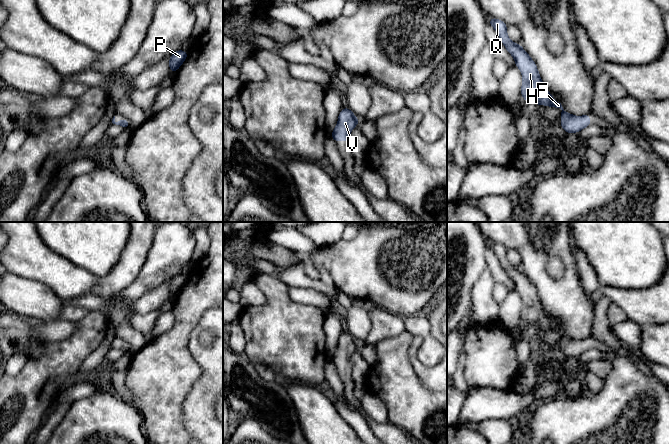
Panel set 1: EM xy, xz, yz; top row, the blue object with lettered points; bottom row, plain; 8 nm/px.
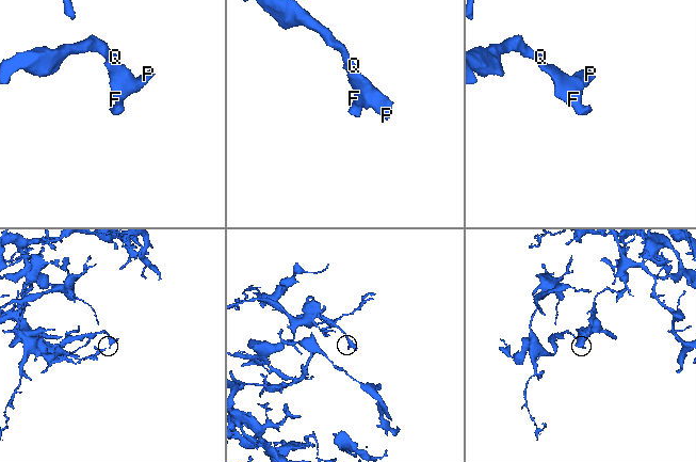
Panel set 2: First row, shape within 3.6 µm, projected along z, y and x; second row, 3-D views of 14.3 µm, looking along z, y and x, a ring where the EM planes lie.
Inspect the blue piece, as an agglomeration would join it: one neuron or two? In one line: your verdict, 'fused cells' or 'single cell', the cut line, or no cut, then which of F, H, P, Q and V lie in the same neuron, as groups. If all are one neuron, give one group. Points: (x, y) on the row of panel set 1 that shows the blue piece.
single cell; cut none; groups F H P Q V

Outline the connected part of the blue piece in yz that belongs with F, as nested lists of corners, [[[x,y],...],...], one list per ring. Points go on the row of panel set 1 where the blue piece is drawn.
[[[490,18],[491,25],[497,32],[506,50],[513,56],[515,65],[522,73],[521,95],[524,101],[531,101],[537,105],[560,108],[561,127],[567,133],[577,133],[591,125],[590,114],[574,116],[566,112],[561,103],[556,102],[544,86],[535,62],[520,44],[512,42],[507,35],[507,25],[500,19]]]

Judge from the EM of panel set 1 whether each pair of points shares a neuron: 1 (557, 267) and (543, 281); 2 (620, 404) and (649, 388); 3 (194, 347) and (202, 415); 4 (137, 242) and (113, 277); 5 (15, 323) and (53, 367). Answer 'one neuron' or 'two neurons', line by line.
1: two neurons
2: one neuron
3: one neuron
4: one neuron
5: two neurons

